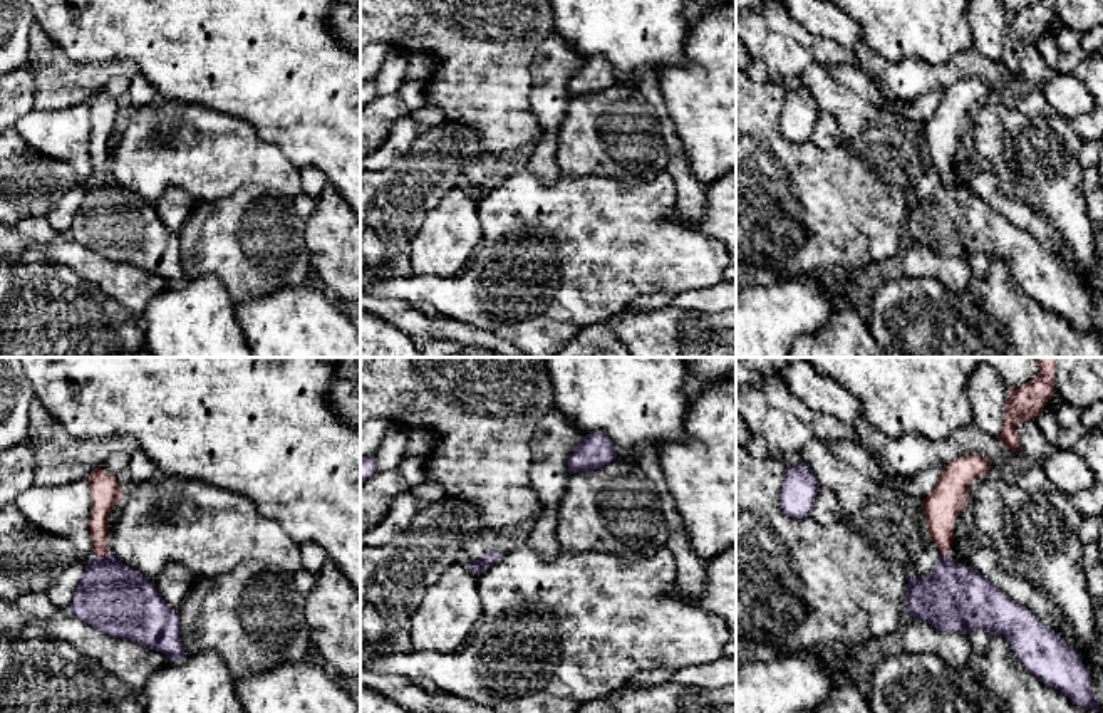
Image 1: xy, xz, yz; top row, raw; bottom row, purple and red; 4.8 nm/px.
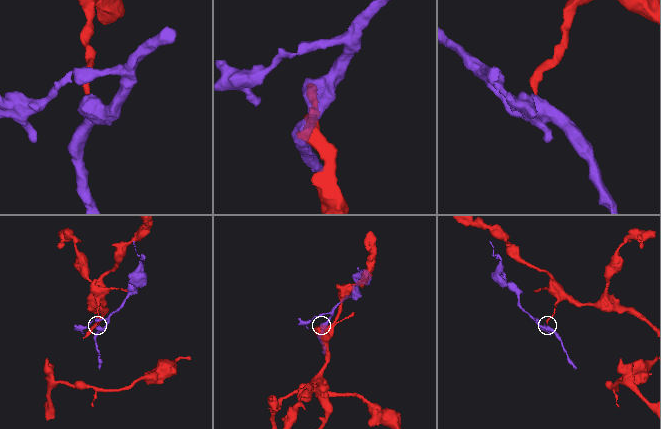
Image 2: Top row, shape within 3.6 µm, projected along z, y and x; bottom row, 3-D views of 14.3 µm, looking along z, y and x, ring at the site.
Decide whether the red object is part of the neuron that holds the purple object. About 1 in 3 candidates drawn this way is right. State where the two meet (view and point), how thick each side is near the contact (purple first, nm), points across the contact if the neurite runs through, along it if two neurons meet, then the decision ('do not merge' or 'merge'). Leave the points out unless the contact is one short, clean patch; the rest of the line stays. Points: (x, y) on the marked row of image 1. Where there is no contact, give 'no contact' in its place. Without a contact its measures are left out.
xy (101, 557) | 340/100 nm | along xy (108, 554), (96, 557) | do not merge

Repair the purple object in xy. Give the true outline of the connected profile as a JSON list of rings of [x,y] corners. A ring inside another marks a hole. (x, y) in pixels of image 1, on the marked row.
[[[112,555],[85,565],[69,609],[104,634],[134,641],[169,659],[184,658],[179,612],[168,606],[154,582]]]

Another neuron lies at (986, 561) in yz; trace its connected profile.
[[[966,530],[954,539],[949,557],[981,572],[994,587],[1029,609],[1063,643],[1075,648],[1080,656],[1086,654],[1086,648],[1073,638],[1069,624],[1048,592],[1039,584],[1016,577],[1011,569],[1004,567],[996,547],[977,545]]]

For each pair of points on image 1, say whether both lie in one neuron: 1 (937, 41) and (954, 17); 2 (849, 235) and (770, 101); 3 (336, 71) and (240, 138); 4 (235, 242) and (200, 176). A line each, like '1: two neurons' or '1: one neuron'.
1: one neuron
2: one neuron
3: two neurons
4: two neurons

